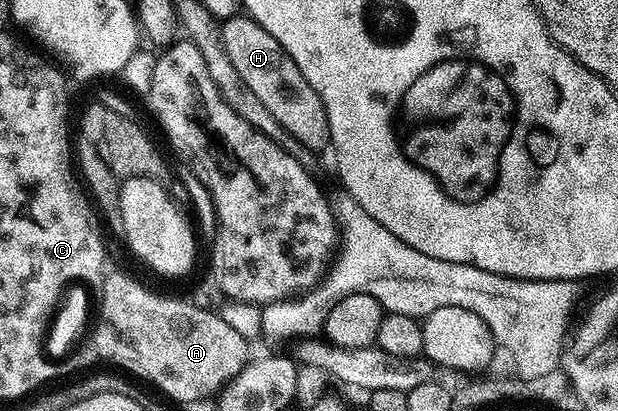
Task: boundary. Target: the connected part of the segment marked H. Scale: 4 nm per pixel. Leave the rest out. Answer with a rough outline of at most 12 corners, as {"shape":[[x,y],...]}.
{"shape":[[247,16],[218,39],[233,75],[306,149],[326,108],[282,44]]}

